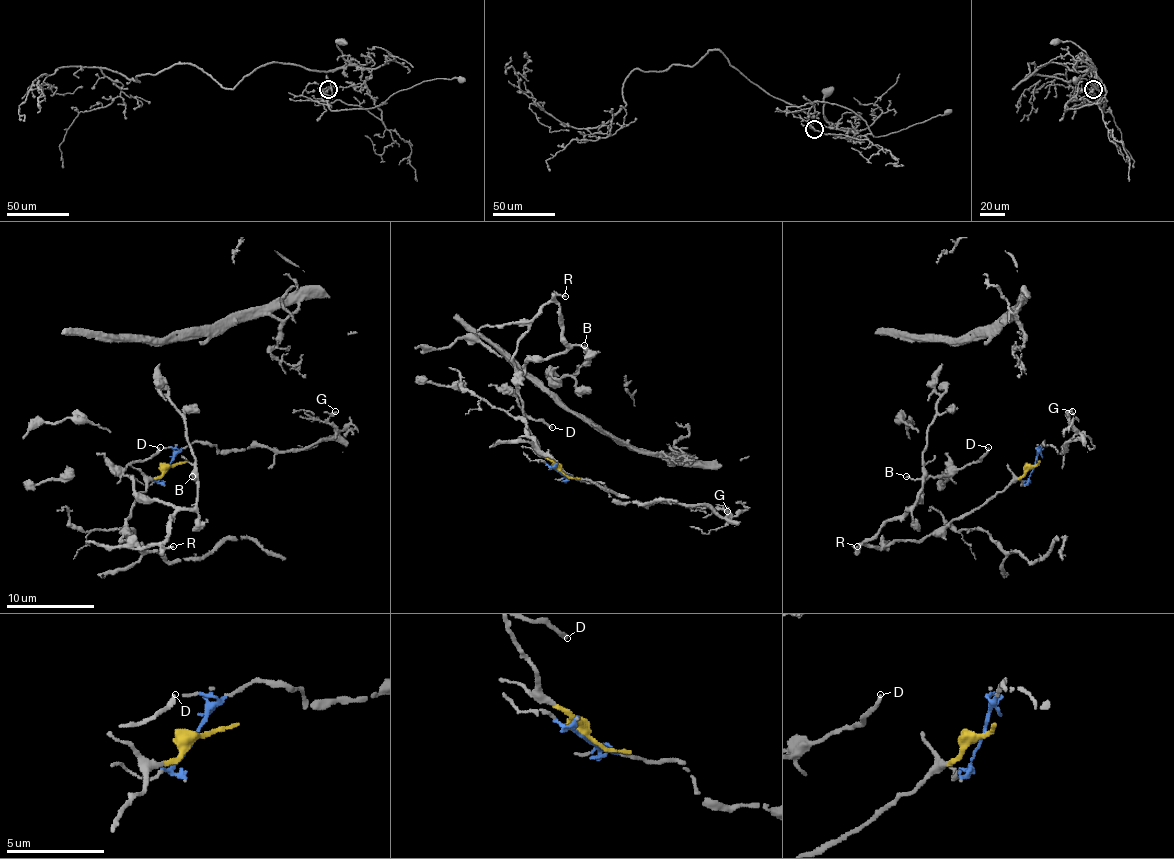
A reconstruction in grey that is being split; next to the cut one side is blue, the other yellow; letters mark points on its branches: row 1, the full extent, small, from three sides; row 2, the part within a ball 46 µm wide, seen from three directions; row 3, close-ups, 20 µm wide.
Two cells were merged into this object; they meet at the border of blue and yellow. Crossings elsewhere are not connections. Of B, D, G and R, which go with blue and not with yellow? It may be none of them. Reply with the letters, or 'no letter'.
G

